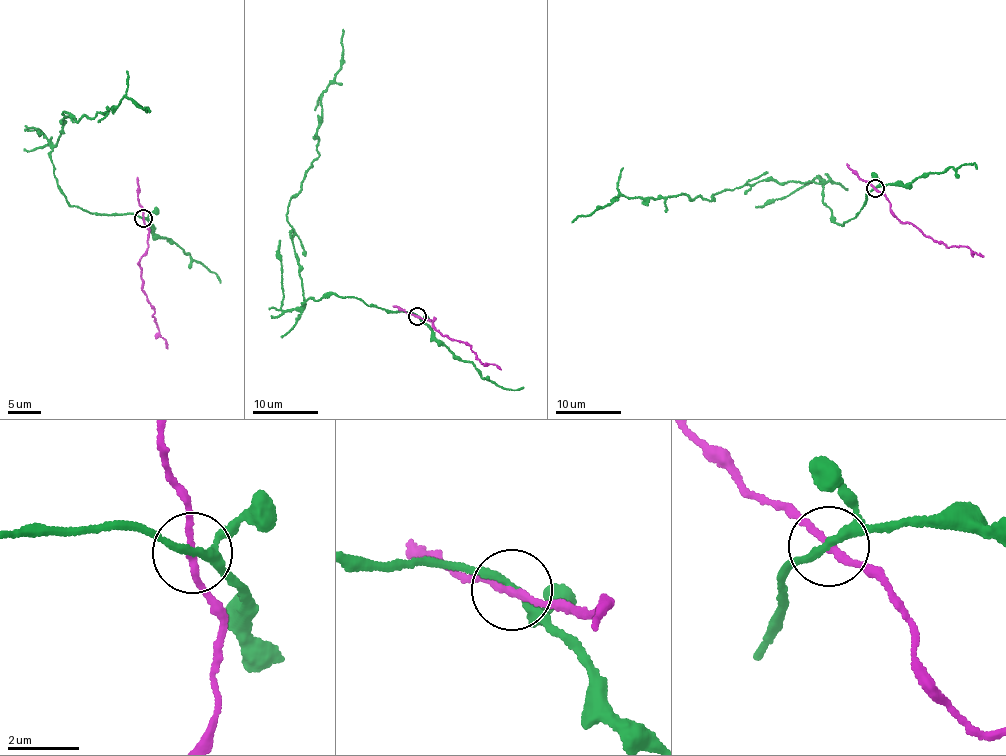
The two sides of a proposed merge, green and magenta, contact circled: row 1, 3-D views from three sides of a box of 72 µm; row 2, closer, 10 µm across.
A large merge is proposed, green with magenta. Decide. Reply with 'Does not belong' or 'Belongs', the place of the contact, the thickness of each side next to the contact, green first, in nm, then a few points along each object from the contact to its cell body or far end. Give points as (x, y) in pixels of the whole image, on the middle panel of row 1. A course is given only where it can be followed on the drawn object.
Does not belong. Place: (417, 316). Thickness 180 nm (green) against 180 nm. Course of green: (417, 316), (330, 295), (303, 305), (286, 212), (318, 155), (323, 92), (339, 72), (342, 28). Course of magenta: (417, 316), (430, 320), (434, 318), (433, 328), (470, 345), (478, 361), (501, 370)

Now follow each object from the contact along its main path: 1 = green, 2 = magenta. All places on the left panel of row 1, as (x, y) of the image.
1: (143, 217), (70, 205), (52, 148), (64, 110), (77, 122), (92, 118), (126, 97), (149, 112)
2: (143, 217), (149, 235), (148, 246), (138, 264), (142, 287), (167, 348)

